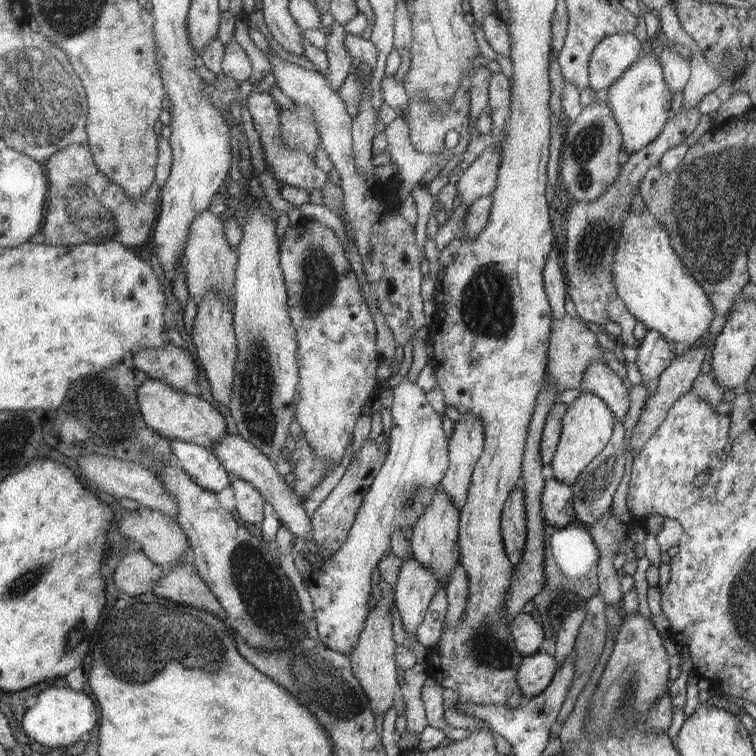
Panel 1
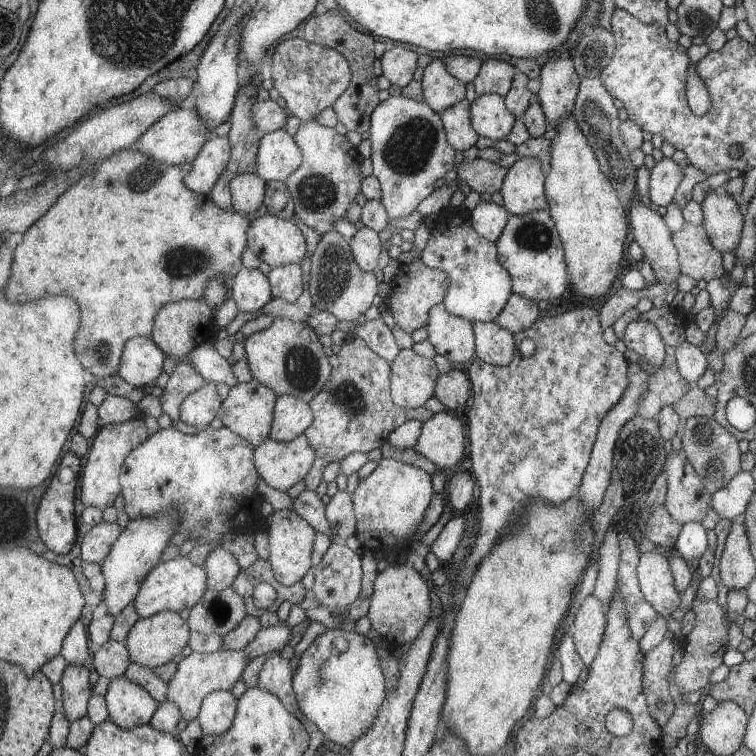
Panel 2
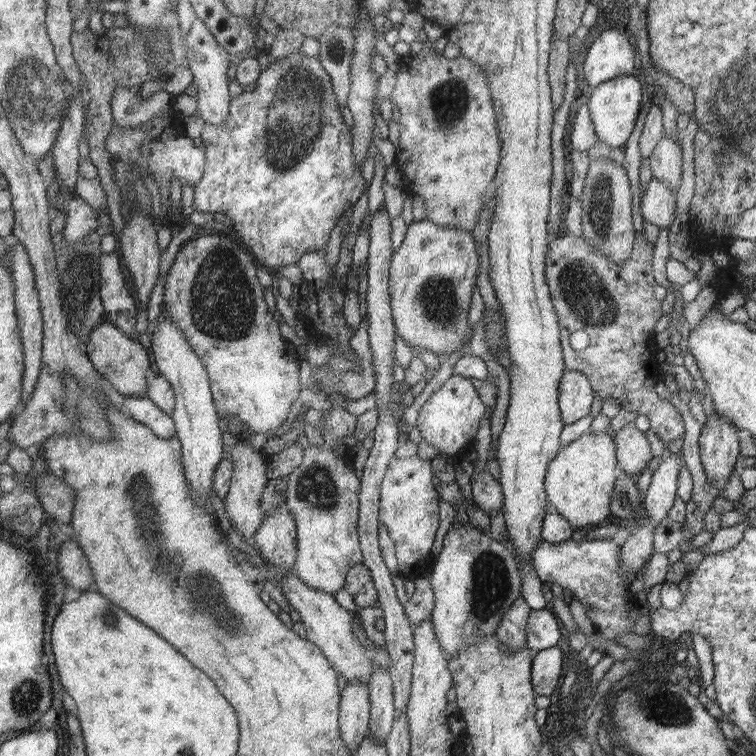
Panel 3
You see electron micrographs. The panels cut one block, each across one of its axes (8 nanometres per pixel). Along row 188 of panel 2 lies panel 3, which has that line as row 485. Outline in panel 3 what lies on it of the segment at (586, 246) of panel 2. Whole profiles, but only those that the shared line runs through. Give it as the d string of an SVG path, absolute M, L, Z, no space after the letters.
M585 434L564 445L547 468L547 497L553 508L563 516L575 530L588 524L600 524L610 516L612 491L617 479L616 455L611 434Z

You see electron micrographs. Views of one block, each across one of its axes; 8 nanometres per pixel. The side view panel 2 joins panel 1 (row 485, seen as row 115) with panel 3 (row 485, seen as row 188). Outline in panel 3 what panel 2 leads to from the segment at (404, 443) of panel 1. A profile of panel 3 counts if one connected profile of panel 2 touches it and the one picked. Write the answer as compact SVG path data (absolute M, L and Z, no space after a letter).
M417 454L404 459L394 457L385 472L379 502L380 521L388 529L398 554L398 572L409 581L422 577L432 560L434 536L438 532L438 491L432 482L432 466Z

